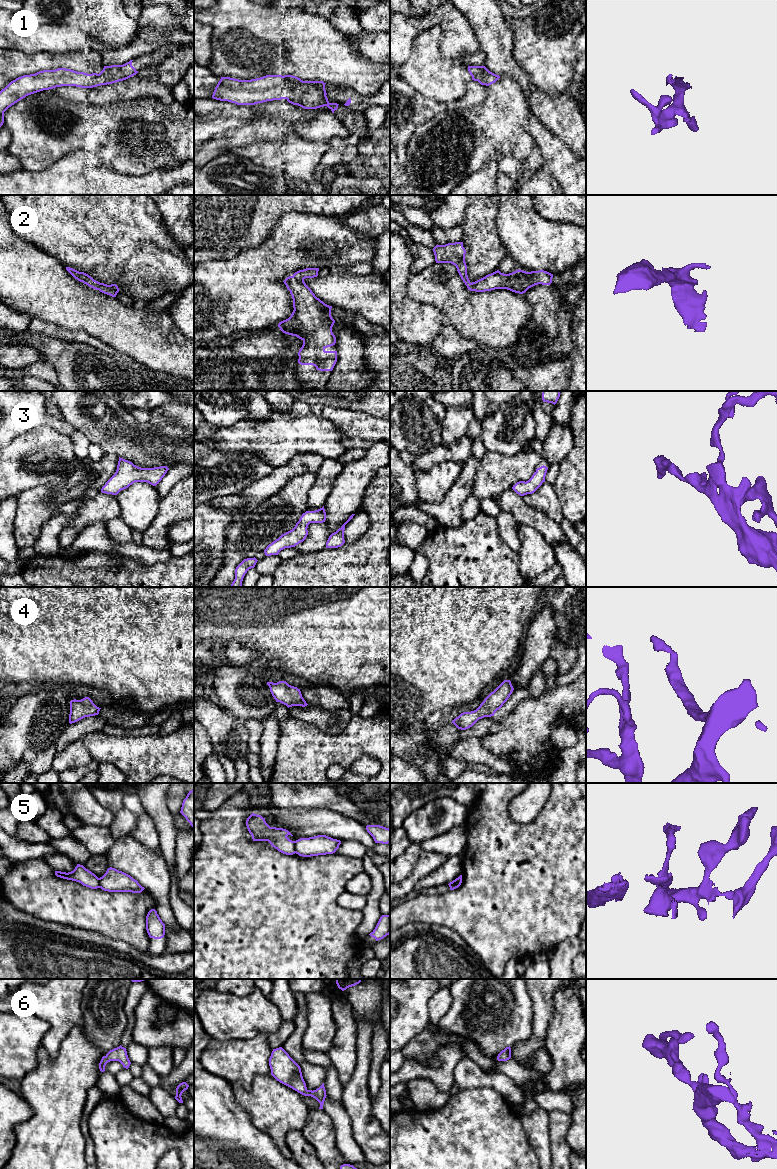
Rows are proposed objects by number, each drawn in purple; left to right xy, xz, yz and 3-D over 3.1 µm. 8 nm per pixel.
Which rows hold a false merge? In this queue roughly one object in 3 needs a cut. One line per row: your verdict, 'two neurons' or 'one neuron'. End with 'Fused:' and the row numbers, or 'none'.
1: one neuron
2: one neuron
3: one neuron
4: one neuron
5: two neurons
6: one neuron
Fused: 5

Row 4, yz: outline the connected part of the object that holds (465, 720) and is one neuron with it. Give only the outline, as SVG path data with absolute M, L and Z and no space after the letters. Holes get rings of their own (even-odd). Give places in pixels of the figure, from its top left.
M504 680L493 692L491 692L480 706L471 712L463 712L452 723L461 730L472 727L479 719L494 716L503 704L508 700L514 688L510 680Z

